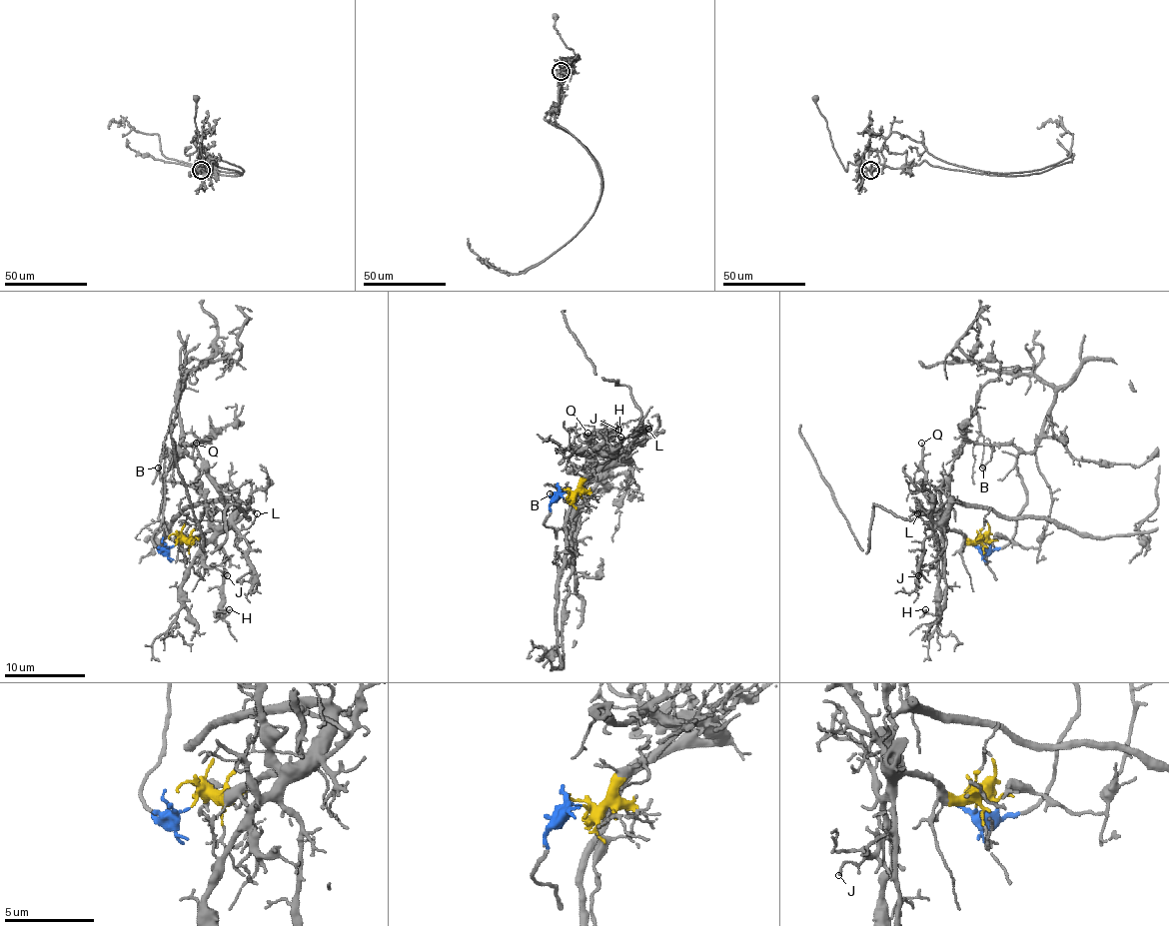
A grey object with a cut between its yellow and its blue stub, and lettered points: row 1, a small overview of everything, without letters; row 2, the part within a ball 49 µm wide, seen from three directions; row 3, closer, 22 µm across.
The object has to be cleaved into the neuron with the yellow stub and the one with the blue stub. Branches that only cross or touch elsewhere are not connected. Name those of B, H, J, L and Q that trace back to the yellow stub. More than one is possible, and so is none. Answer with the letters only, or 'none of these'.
H, J, L, Q

